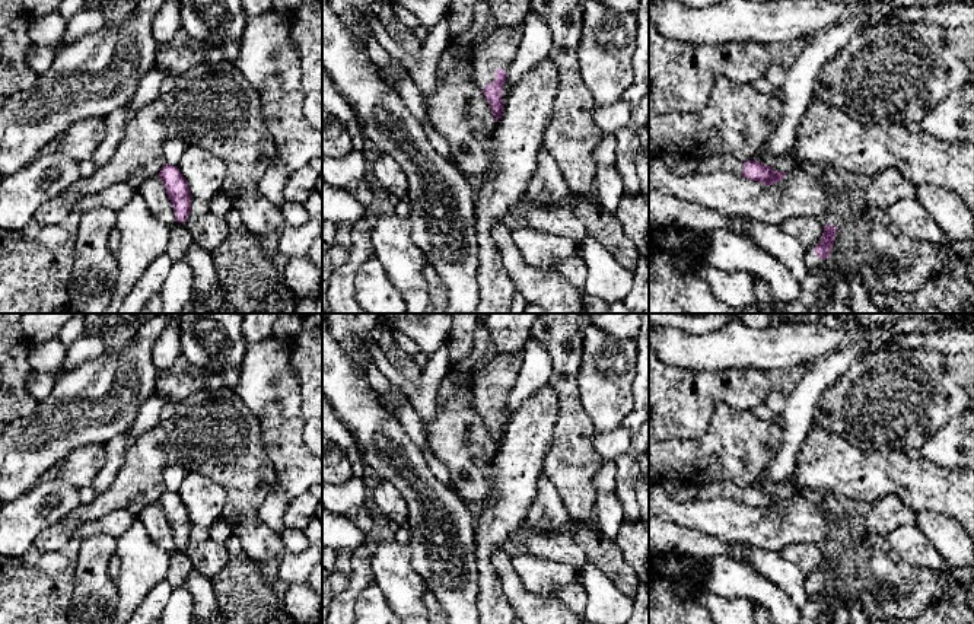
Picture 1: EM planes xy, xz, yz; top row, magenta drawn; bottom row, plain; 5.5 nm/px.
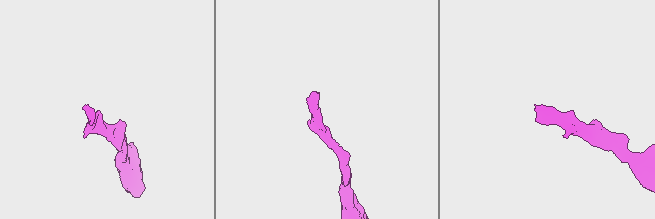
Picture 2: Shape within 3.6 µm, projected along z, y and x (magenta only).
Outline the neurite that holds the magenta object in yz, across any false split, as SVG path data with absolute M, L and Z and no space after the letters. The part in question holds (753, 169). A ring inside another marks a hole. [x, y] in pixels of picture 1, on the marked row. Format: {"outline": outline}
{"outline": "M706 156L697 160L698 172L729 172L733 175L741 175L747 179L758 181L764 185L773 185L780 182L787 172L779 172L771 169L768 165L760 163L757 160L742 162L733 156Z"}

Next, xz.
{"outline": "M523 23L497 28L471 51L472 77L475 85L484 92L494 122L499 121L503 112L503 83L507 77L507 67L518 54L522 34Z"}

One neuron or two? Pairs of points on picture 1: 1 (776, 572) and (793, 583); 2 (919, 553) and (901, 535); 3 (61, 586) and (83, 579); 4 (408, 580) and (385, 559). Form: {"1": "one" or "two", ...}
{"1": "one", "2": "one", "3": "two", "4": "one"}

